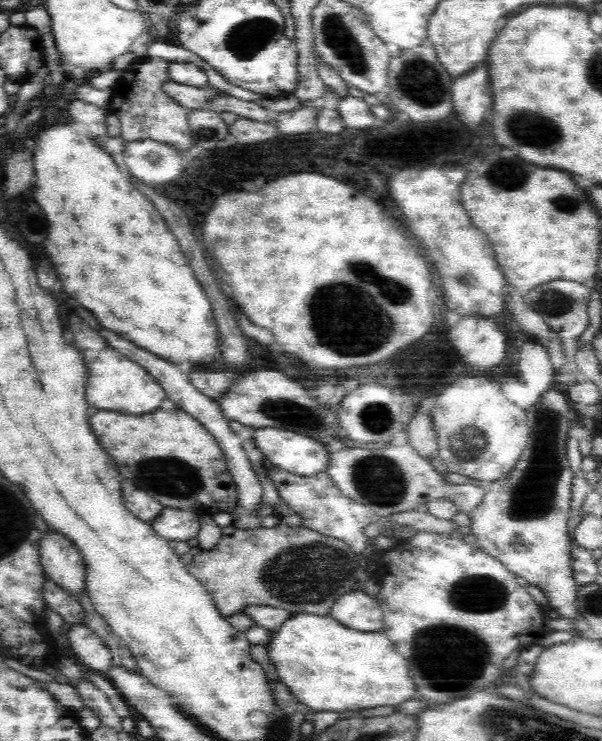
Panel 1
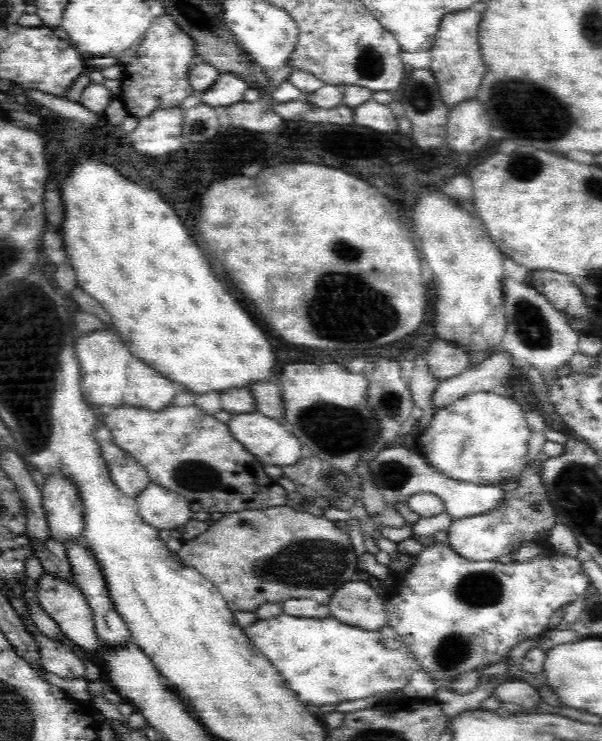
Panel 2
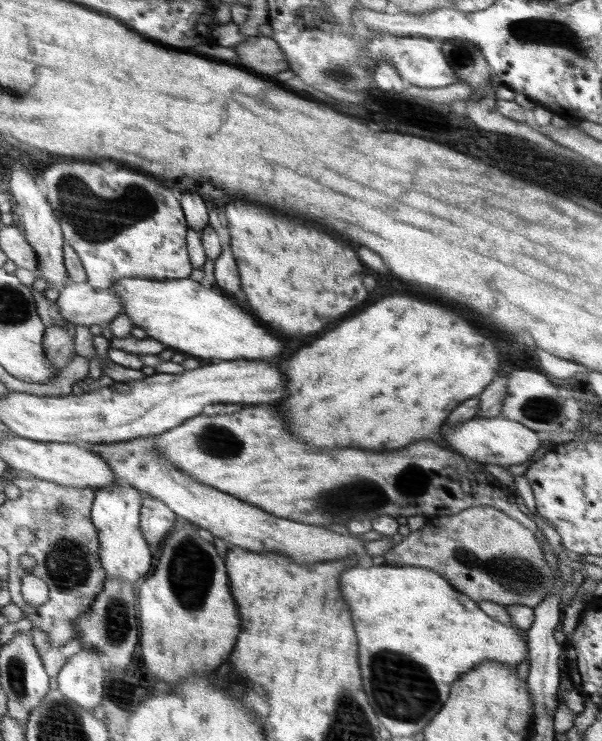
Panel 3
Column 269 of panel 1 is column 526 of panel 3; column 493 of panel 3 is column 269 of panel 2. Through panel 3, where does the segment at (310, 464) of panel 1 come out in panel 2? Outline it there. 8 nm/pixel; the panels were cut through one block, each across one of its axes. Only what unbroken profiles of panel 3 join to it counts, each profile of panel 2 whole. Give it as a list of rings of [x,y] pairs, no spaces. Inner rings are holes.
[[[257,410],[249,413],[233,414],[227,425],[233,437],[243,444],[246,451],[258,456],[264,464],[274,464],[282,467],[294,465],[299,459],[299,454],[305,450],[286,424],[280,423],[269,416],[264,416]]]

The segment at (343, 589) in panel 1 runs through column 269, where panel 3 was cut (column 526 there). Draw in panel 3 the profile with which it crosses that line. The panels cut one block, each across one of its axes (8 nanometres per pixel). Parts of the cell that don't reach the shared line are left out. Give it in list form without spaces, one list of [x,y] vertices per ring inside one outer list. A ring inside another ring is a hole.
[[[478,506],[450,516],[429,518],[423,528],[412,531],[381,558],[390,566],[416,566],[440,572],[454,588],[466,592],[465,595],[472,600],[488,600],[505,606],[524,605],[534,608],[550,595],[556,583],[554,579],[562,578],[558,567],[552,570],[548,564],[534,533],[501,509],[490,506]]]

